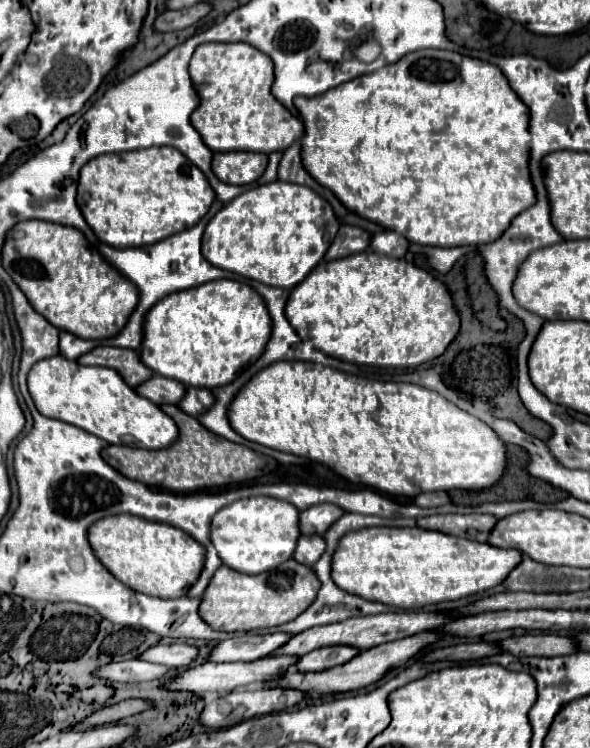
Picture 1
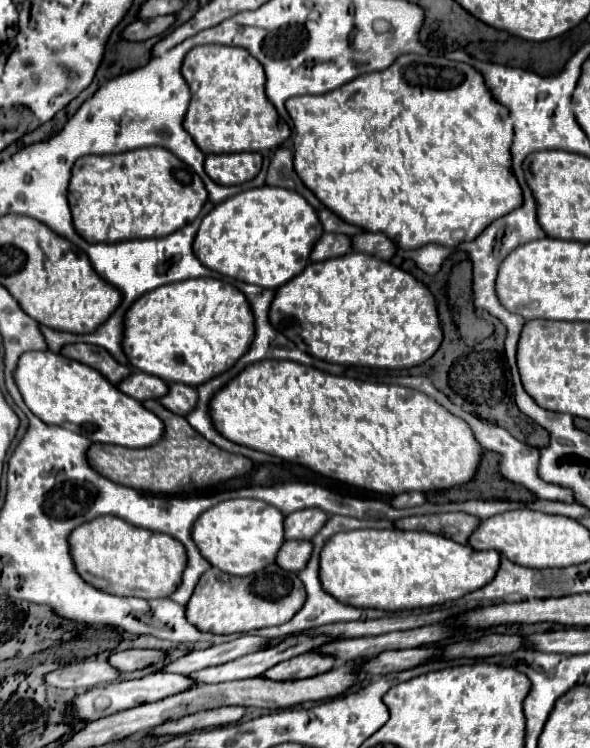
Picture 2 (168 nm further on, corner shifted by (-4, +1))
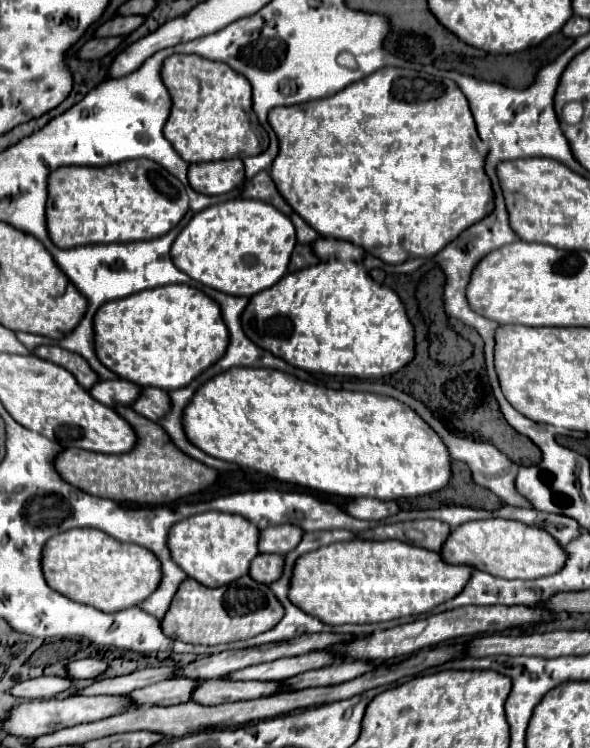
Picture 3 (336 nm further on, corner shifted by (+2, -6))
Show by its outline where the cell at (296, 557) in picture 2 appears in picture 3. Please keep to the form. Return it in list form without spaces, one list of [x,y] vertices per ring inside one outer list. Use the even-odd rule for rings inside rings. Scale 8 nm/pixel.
[[[257,555],[253,563],[249,565],[251,579],[257,579],[257,583],[273,583],[283,571],[283,557],[281,555]]]

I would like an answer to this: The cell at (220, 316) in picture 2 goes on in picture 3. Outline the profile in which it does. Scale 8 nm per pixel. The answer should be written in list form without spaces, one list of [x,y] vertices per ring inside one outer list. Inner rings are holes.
[[[163,285],[105,303],[93,317],[93,337],[97,359],[101,359],[109,371],[139,387],[161,387],[165,391],[191,383],[193,377],[221,359],[229,345],[229,331],[221,319],[221,309],[213,299],[191,285]]]

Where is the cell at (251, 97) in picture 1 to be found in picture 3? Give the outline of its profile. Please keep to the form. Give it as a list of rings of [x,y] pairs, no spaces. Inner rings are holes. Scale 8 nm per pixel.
[[[171,55],[163,61],[161,77],[173,101],[163,135],[183,161],[241,159],[265,151],[267,137],[261,137],[251,109],[251,85],[229,65],[199,55]]]

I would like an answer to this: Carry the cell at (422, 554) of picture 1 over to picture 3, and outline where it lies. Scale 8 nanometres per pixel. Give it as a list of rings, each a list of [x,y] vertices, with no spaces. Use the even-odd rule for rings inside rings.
[[[403,541],[333,543],[305,553],[293,567],[289,601],[327,625],[381,623],[429,613],[435,605],[453,599],[471,577],[467,565],[447,565],[439,553]]]

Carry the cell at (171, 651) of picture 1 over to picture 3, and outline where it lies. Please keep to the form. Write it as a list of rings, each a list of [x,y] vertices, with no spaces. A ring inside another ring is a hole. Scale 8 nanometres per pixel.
[[[81,659],[67,665],[67,673],[73,679],[95,679],[99,673],[103,673],[107,665],[97,659]]]

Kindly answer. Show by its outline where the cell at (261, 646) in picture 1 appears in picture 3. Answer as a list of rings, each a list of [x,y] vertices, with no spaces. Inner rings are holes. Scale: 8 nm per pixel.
[[[153,667],[153,669],[143,669],[121,677],[95,681],[85,689],[75,691],[75,695],[127,695],[133,689],[139,689],[157,681],[165,681],[171,677],[173,677],[173,667]]]

